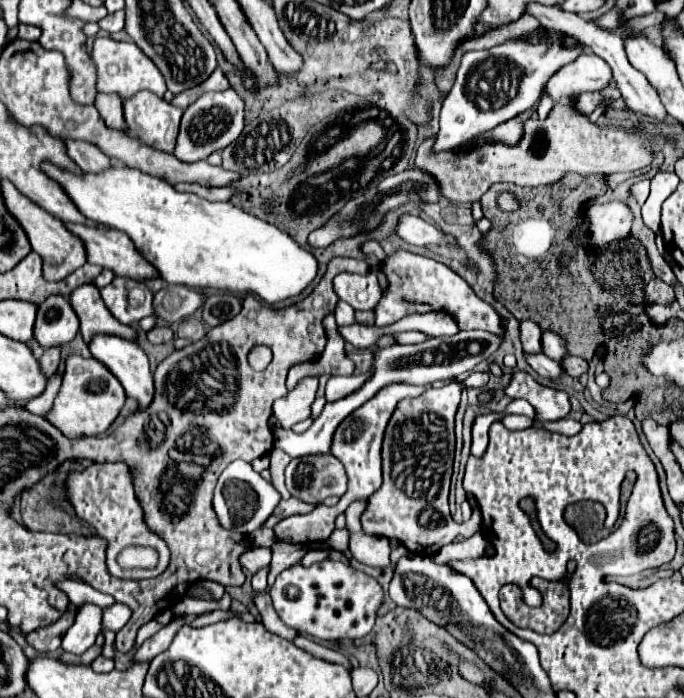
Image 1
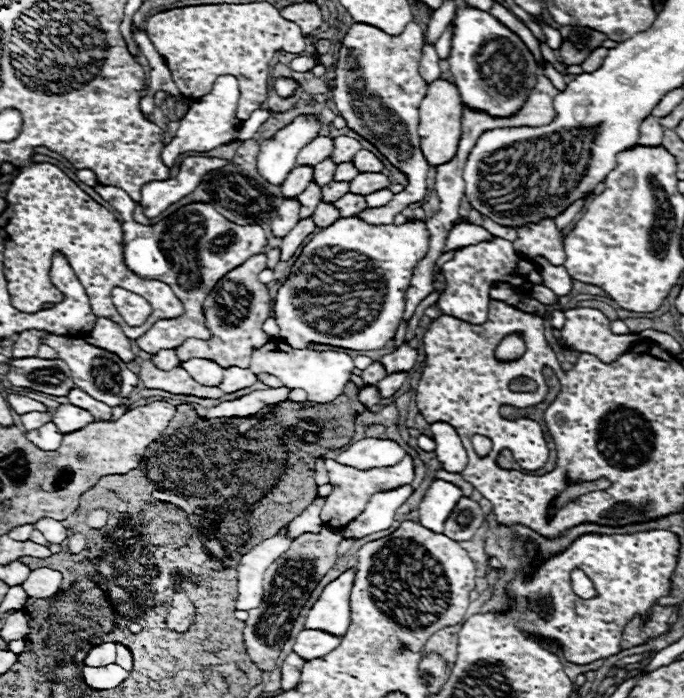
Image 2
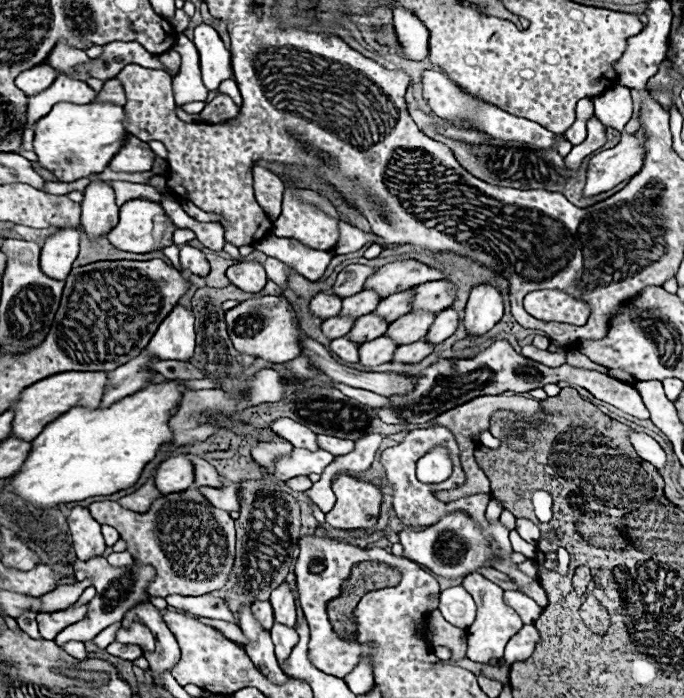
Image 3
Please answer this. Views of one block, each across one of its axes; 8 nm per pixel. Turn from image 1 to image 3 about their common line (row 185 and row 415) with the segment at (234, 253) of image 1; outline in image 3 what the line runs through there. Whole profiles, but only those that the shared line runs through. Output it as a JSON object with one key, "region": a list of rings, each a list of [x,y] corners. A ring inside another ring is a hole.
{"region":[[[178,382],[150,384],[140,392],[122,398],[110,408],[70,408],[56,420],[48,422],[44,430],[32,440],[32,448],[22,468],[10,478],[10,486],[18,498],[36,508],[58,508],[60,504],[80,502],[90,496],[106,496],[132,486],[142,468],[156,456],[158,448],[170,440],[170,410],[180,404],[182,394],[188,388]]]}

